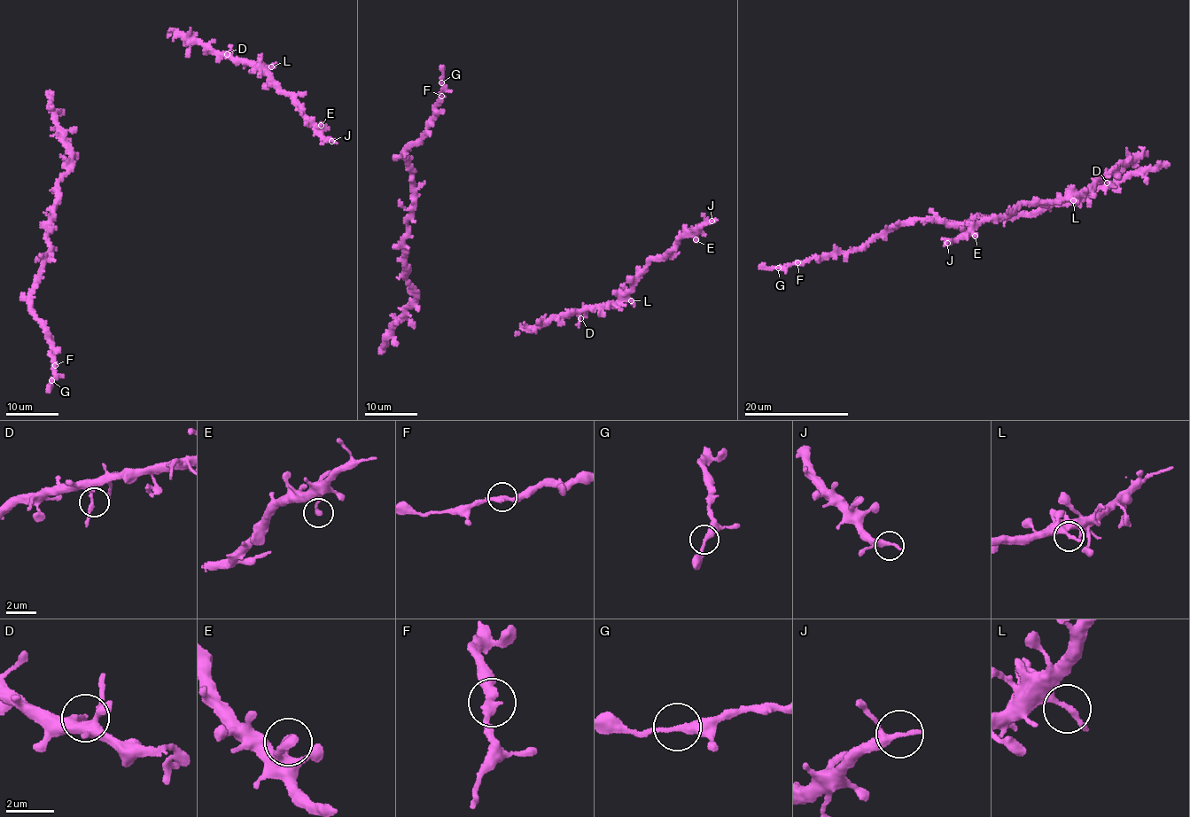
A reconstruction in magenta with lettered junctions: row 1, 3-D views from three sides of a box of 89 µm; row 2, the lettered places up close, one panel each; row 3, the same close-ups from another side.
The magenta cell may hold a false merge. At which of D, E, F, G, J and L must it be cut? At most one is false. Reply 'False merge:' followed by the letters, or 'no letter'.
False merge: no letter

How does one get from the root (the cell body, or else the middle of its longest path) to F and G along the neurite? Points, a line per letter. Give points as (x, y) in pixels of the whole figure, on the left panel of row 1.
F: (72, 129), (65, 136), (71, 165), (56, 189), (46, 238), (50, 253), (29, 302), (51, 344), (55, 365)
G: (72, 129), (65, 136), (71, 165), (56, 189), (46, 238), (50, 253), (29, 302), (51, 344), (51, 380)

